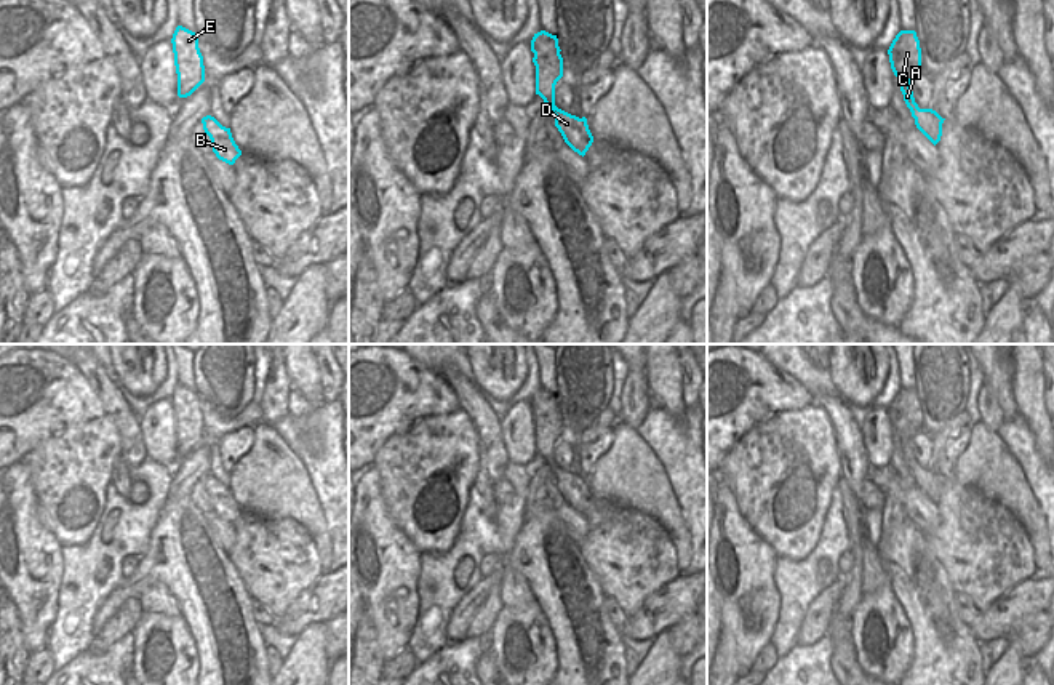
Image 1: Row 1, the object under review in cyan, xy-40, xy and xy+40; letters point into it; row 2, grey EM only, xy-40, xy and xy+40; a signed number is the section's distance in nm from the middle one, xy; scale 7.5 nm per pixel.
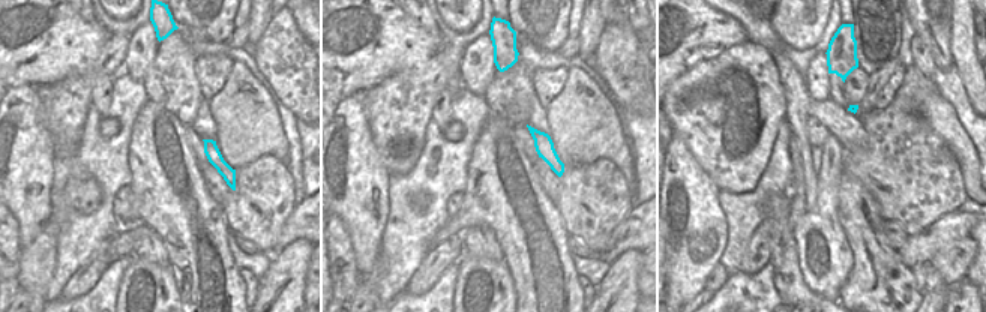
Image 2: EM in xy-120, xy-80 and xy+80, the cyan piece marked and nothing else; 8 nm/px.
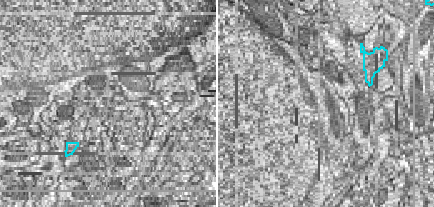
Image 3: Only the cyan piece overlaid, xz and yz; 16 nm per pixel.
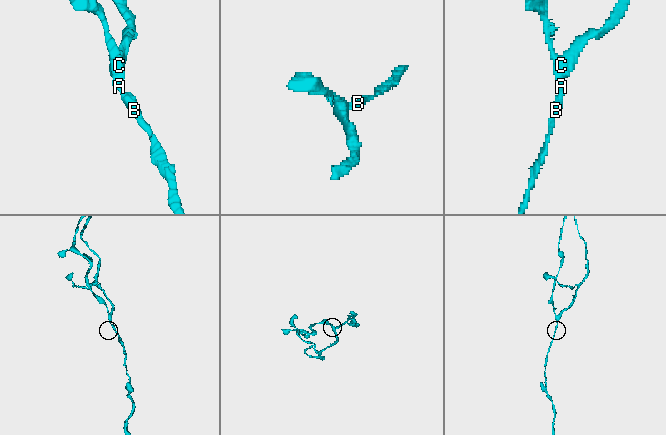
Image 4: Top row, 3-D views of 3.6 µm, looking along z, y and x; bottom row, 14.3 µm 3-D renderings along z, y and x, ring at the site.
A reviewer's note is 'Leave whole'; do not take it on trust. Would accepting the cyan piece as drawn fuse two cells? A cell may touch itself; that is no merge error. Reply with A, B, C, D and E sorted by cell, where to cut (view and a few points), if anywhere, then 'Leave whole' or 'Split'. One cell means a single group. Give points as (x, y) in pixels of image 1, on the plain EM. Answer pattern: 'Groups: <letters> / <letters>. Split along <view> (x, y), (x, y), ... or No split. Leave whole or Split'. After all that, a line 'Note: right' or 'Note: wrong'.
Groups: A B D E / C. Split along xy+40 (917, 429), (906, 440), (898, 436). Split
Note: wrong

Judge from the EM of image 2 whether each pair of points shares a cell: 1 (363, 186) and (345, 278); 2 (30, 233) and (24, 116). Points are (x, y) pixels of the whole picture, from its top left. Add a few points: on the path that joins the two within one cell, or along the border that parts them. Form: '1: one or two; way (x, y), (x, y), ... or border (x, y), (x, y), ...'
1: two; border (336, 215), (348, 233), (354, 267), (360, 278)
2: one; way (30, 204), (24, 192), (24, 144)

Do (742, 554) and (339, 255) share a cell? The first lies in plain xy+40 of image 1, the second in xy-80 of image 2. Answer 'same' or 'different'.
different

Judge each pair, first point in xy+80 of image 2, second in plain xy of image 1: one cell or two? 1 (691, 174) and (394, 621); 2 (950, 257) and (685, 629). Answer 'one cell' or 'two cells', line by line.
1: one cell
2: one cell

